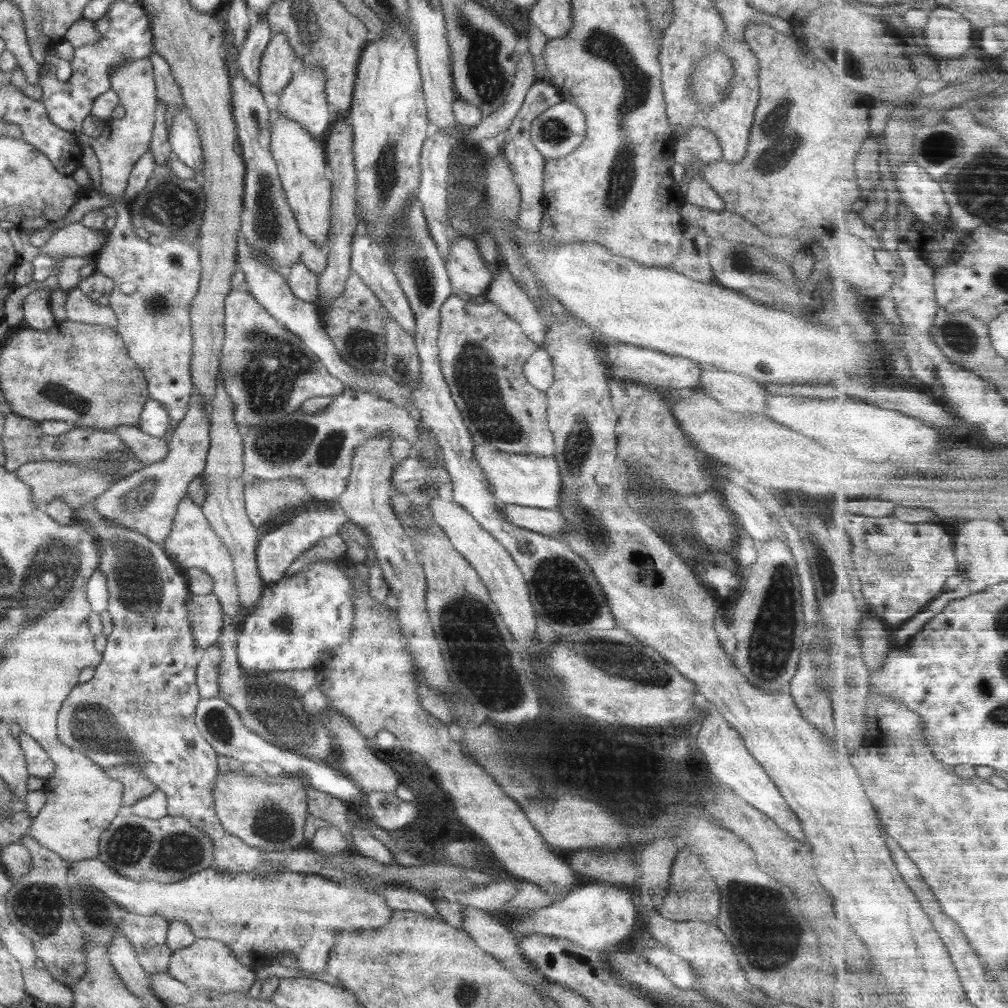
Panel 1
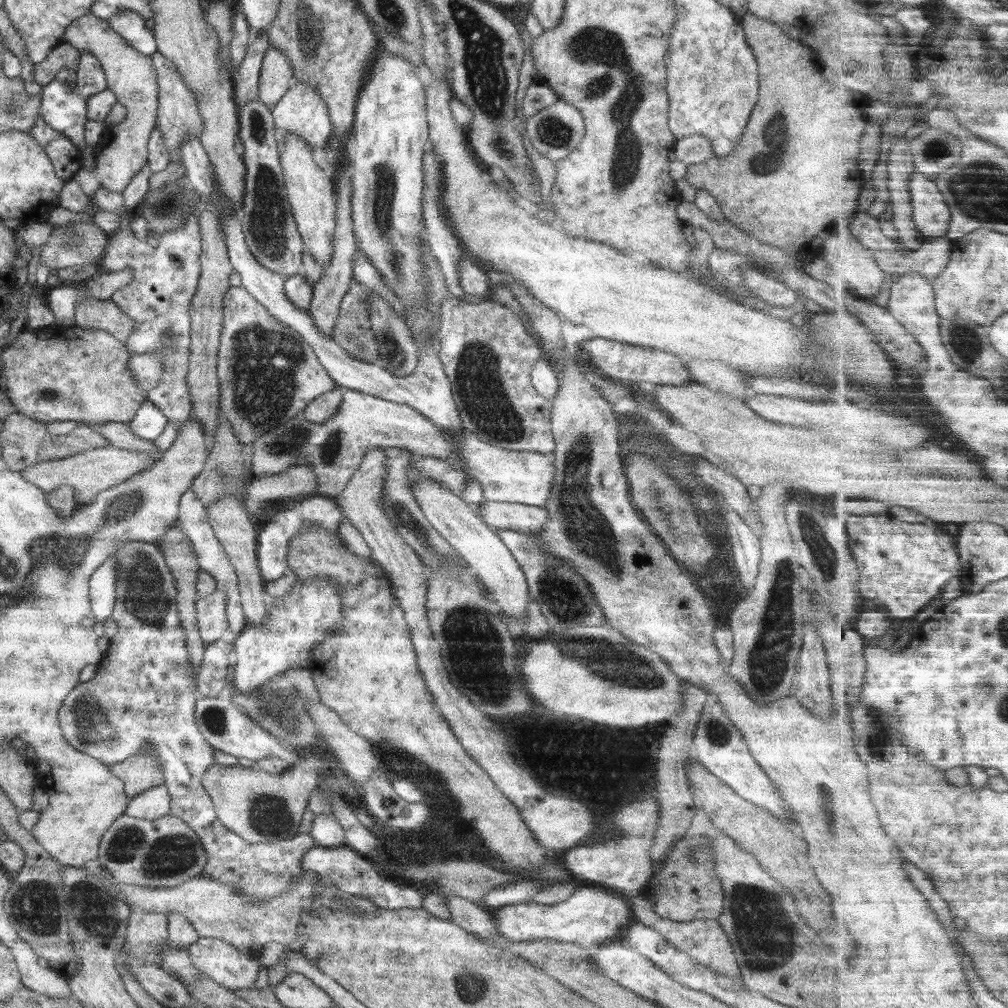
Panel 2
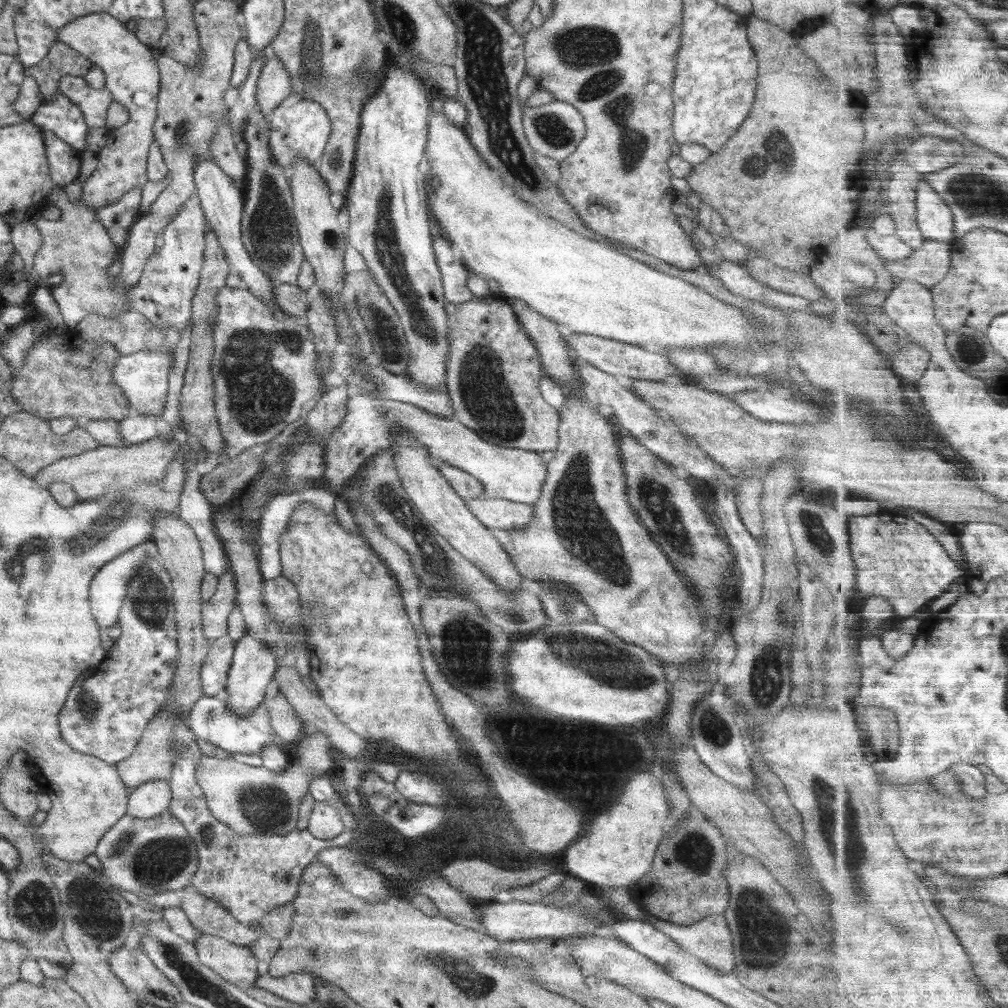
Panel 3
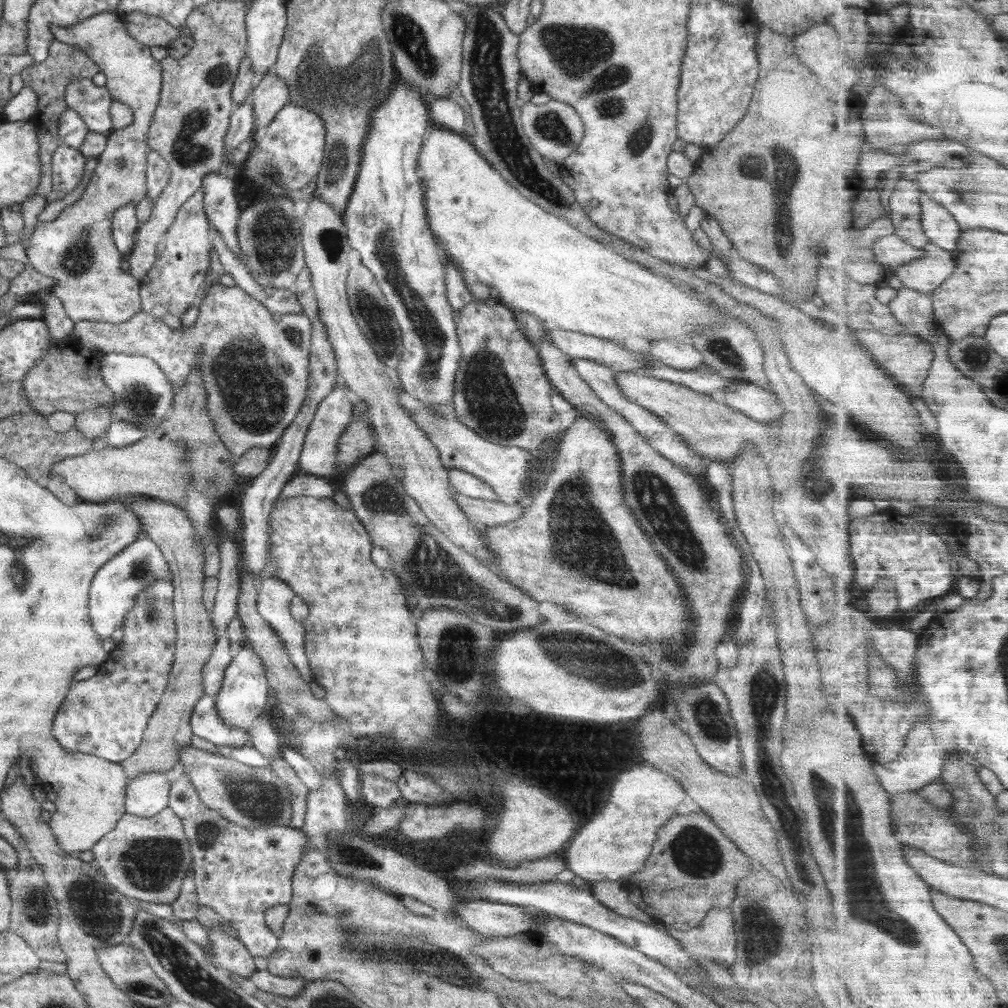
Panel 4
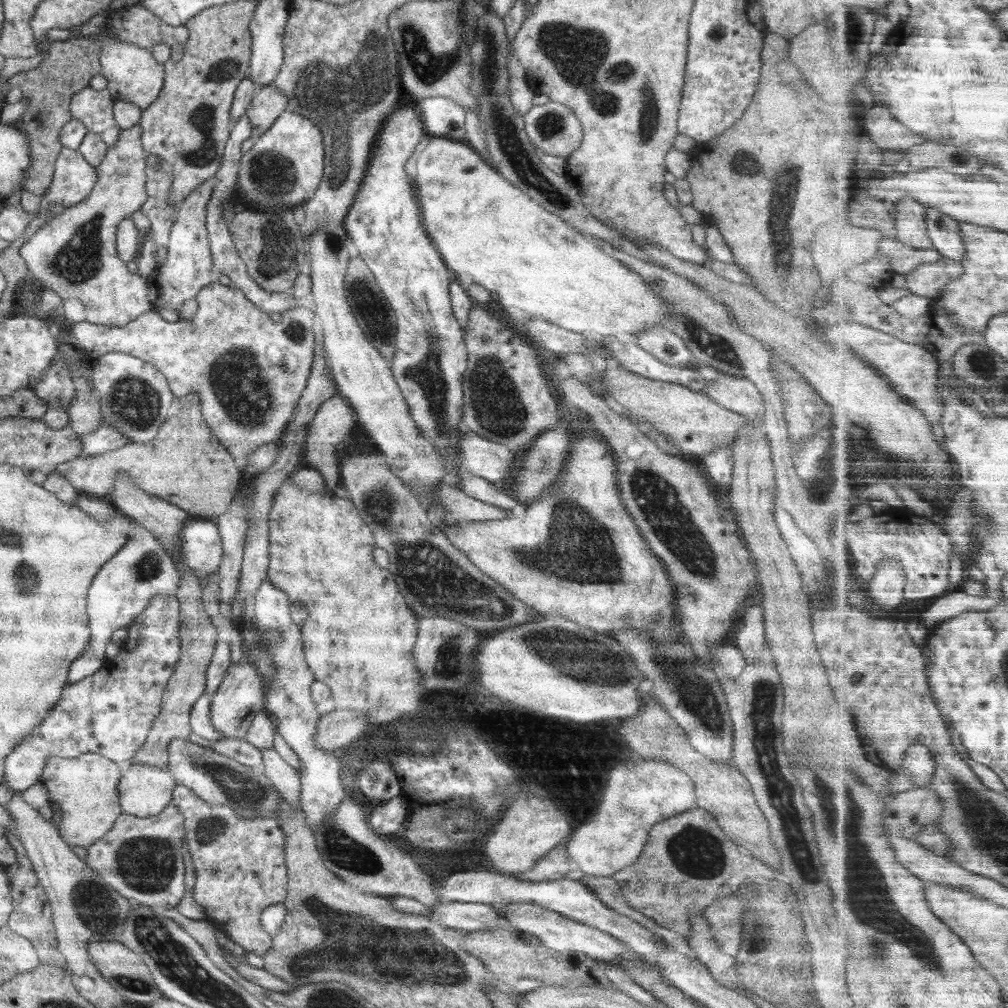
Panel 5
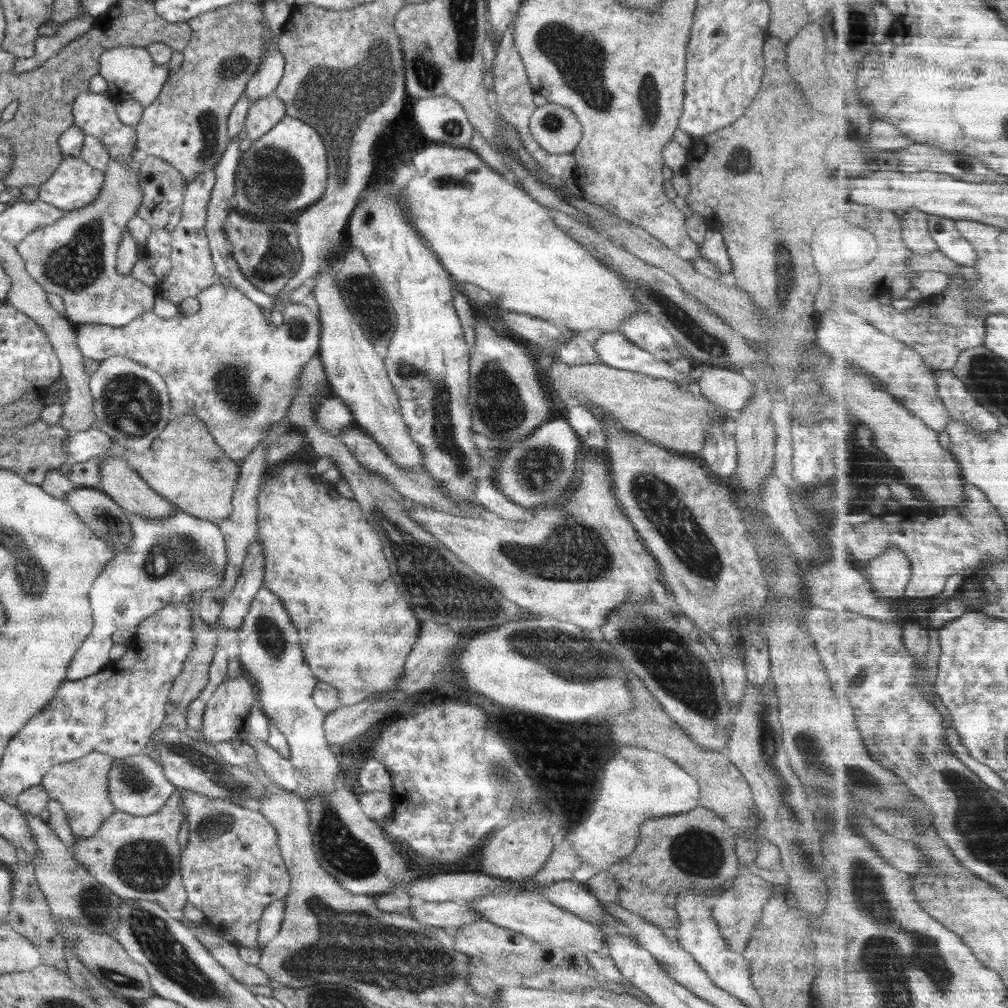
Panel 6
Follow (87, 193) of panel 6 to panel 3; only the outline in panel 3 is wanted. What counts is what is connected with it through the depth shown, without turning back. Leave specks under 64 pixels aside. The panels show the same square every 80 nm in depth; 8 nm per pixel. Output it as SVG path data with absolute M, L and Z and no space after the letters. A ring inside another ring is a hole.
M44 131L41 133L53 183L58 188L72 184L78 179L82 153L60 140L52 132Z

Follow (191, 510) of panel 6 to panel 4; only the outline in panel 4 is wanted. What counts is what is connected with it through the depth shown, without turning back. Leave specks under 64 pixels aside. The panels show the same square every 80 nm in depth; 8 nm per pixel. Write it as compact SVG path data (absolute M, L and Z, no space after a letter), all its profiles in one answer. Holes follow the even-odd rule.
M197 352L197 364L192 366L192 371L190 371L190 375L186 377L186 382L183 384L183 387L180 388L174 395L173 398L173 405L170 410L170 415L164 418L162 424L156 429L149 431L148 434L141 438L138 442L134 444L129 444L128 446L124 447L116 447L116 446L106 446L102 448L95 448L93 447L92 450L89 450L86 454L83 455L76 455L70 456L57 462L50 470L50 474L54 473L58 475L62 480L75 490L75 493L79 496L81 502L90 502L90 503L100 503L112 498L113 496L117 495L143 495L147 496L148 498L155 498L156 500L160 500L166 503L172 503L177 507L185 506L185 502L187 502L185 498L185 486L189 484L189 482L193 482L193 484L197 484L202 488L202 493L209 498L213 504L218 507L219 500L222 498L226 498L226 496L230 496L232 494L232 490L234 488L235 483L235 476L233 475L233 463L234 459L232 458L230 452L226 448L226 445L222 442L222 439L218 436L218 433L215 431L212 419L209 417L207 410L207 392L205 386L202 382L202 371L200 371L199 366L199 356L201 352Z

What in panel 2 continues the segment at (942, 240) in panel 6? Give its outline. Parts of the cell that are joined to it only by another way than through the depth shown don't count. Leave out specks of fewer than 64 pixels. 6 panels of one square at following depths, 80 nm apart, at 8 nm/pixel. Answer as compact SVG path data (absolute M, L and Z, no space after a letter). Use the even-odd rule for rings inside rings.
M916 170L911 182L915 221L926 238L939 239L948 237L953 219L953 212L938 183L930 180L927 174Z

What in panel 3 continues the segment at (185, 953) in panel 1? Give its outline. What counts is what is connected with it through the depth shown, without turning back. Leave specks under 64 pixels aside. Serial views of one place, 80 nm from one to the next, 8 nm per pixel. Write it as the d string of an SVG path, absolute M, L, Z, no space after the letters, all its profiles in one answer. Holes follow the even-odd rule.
M200 935L195 942L198 958L202 964L211 968L217 975L232 984L238 984L240 987L254 986L257 973L257 958L247 946L232 944L221 936Z

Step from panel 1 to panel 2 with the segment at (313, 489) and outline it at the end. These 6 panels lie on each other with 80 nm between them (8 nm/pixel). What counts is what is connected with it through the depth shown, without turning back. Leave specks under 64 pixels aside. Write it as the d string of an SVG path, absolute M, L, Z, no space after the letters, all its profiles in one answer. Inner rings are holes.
M342 387L341 391L342 402L338 412L324 424L306 420L301 411L270 432L261 434L247 447L250 472L256 477L272 476L296 463L308 463L317 476L316 494L334 498L344 490L369 450L400 447L459 466L481 484L486 501L535 507L543 507L547 503L555 468L546 455L504 450L478 439L466 429L457 439L449 439L440 427L407 404L398 404L346 387Z

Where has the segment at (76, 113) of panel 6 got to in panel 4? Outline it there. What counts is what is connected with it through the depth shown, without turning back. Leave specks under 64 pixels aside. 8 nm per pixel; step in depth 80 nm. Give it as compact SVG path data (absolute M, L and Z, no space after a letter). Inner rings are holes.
M77 78L67 86L64 96L67 108L80 115L89 132L108 138L114 131L110 122L113 98L105 86L96 86L93 79Z

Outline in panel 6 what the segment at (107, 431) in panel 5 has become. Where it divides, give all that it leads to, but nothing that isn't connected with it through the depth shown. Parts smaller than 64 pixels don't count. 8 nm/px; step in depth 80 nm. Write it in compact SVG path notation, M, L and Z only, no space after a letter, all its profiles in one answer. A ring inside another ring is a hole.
M92 426L90 429L68 435L63 442L63 448L69 454L70 462L78 463L103 457L115 449L115 446L107 434Z

